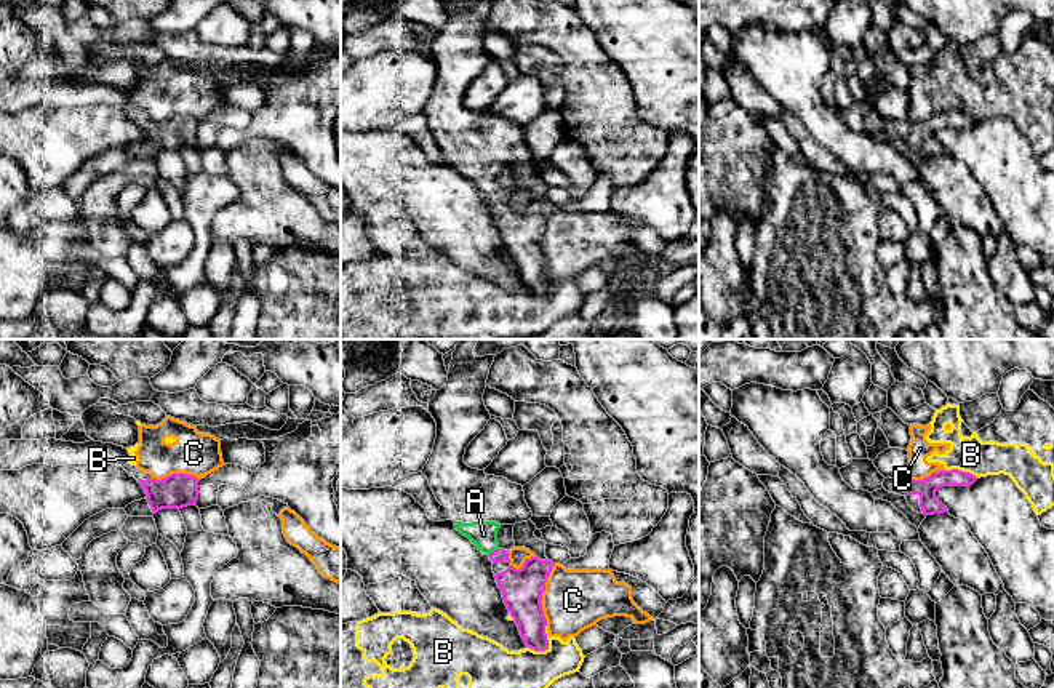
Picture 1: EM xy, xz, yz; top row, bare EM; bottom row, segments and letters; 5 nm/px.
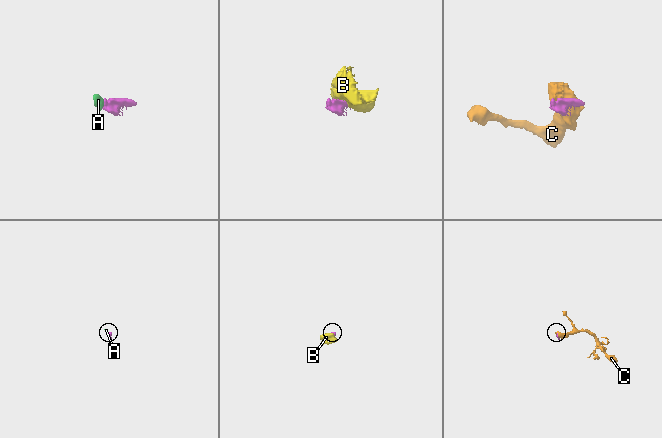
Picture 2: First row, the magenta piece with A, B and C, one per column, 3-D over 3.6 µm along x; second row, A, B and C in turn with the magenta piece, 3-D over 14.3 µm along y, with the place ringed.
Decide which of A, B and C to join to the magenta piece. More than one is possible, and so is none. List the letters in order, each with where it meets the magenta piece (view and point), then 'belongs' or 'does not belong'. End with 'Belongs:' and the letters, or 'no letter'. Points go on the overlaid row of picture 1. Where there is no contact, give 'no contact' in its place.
A: xz (495, 551) | belongs
B: xz (547, 645) | does not belong
C: xz (542, 592) | does not belong
Belongs: A

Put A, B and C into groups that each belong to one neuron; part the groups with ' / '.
A / B C

